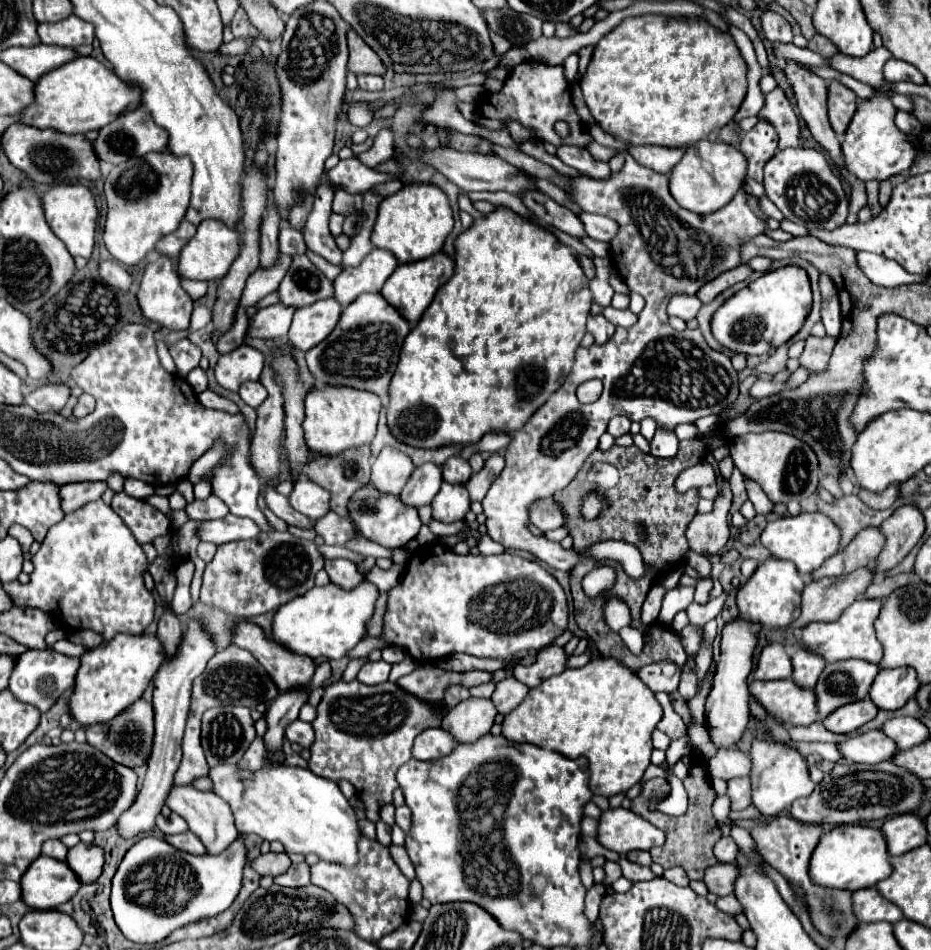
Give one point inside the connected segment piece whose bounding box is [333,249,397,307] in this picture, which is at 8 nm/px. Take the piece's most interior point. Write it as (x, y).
(368, 277)

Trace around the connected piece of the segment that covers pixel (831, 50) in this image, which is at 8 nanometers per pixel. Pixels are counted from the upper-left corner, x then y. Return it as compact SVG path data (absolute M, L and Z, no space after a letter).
M819 33L809 41L807 47L815 53L821 53L823 57L833 57L833 55L839 53L839 49L835 49L835 45L831 45L831 41L827 41L827 37L823 37Z

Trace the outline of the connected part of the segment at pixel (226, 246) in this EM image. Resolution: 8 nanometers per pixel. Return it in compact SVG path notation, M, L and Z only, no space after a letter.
M209 219L197 227L197 233L181 249L177 261L177 273L179 277L199 279L199 281L223 279L227 275L227 269L231 267L231 261L235 261L237 255L239 255L239 233L225 227L221 221Z

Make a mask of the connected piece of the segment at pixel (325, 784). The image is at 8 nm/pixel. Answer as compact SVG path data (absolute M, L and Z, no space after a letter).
M235 765L211 767L213 791L229 803L239 833L255 833L265 841L281 841L287 853L317 855L327 863L355 867L359 859L359 819L349 801L331 779L317 777L309 769L273 765L255 773L241 771Z

